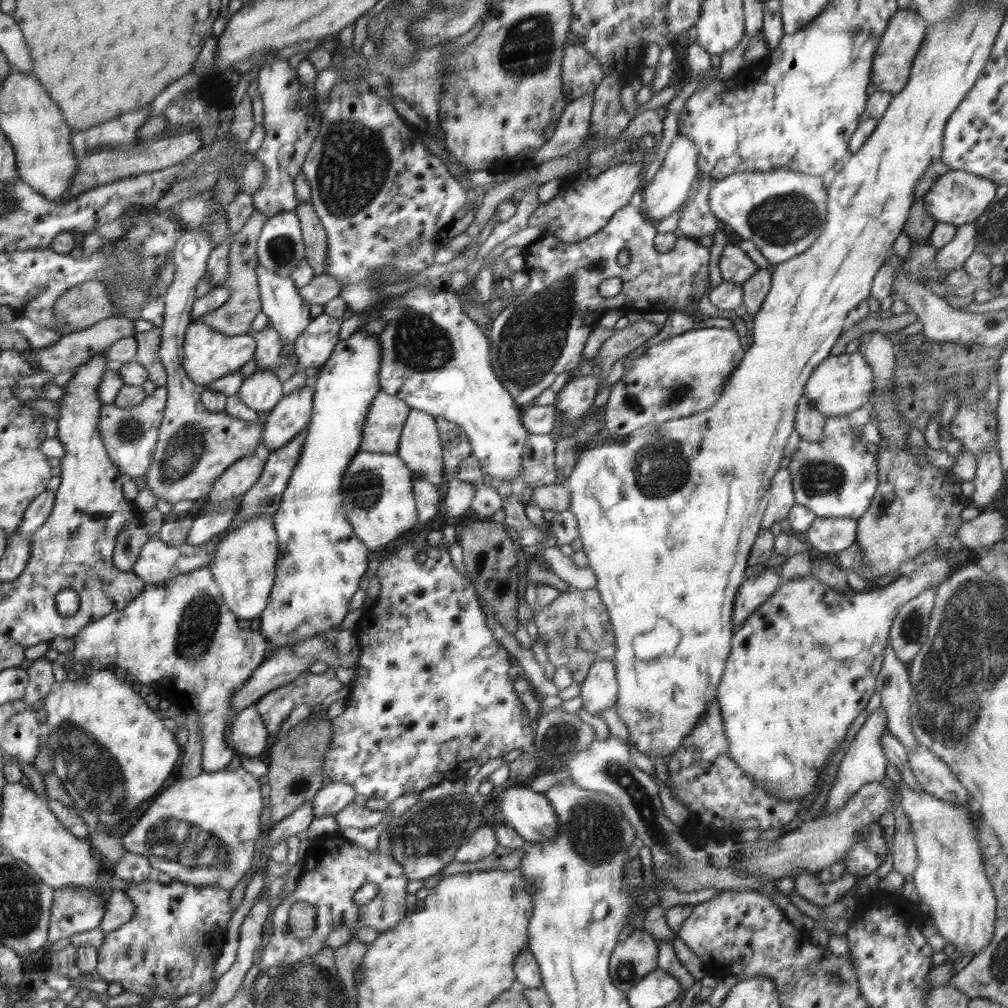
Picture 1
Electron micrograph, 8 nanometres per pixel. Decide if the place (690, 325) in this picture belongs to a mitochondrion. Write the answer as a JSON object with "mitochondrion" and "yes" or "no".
{"mitochondrion":"no"}

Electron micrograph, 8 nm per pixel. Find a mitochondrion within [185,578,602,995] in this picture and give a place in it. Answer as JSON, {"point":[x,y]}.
{"point":[437,827]}

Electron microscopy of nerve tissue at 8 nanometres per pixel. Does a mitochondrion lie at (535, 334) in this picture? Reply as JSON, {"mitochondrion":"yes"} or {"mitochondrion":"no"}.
{"mitochondrion":"yes"}

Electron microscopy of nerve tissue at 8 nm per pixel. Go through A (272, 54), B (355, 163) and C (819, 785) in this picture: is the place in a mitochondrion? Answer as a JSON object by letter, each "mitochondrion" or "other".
{"A":"other","B":"mitochondrion","C":"other"}

